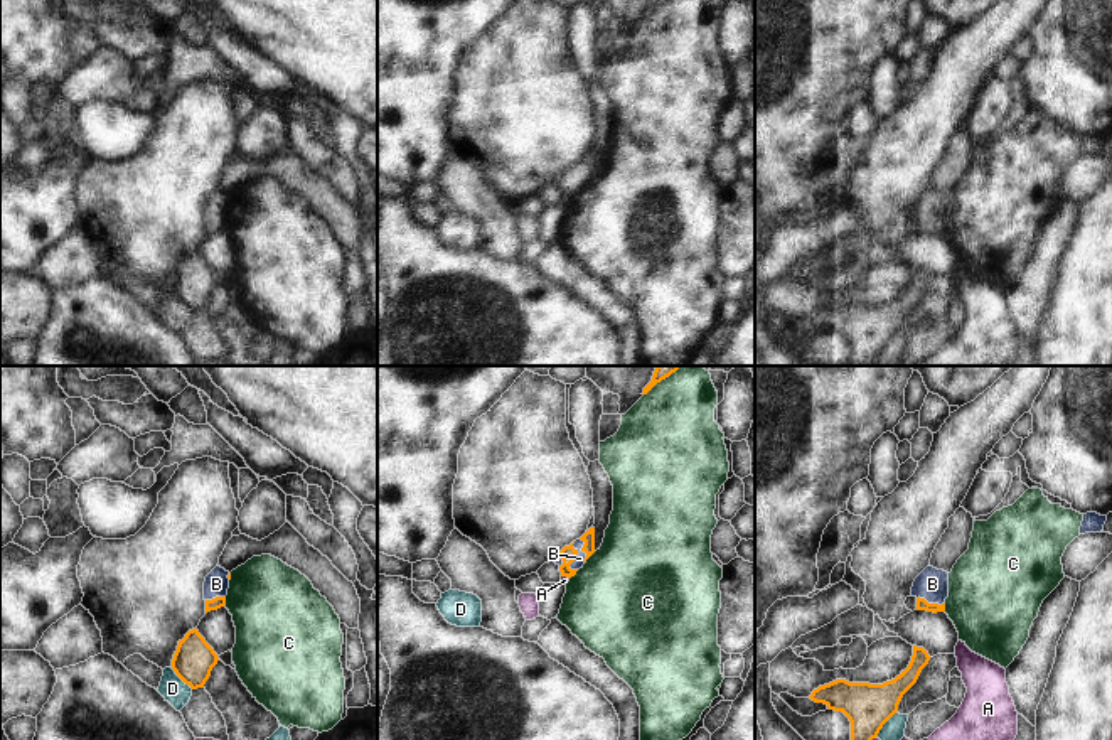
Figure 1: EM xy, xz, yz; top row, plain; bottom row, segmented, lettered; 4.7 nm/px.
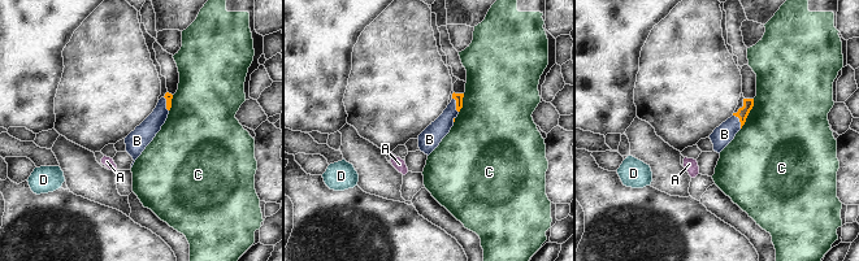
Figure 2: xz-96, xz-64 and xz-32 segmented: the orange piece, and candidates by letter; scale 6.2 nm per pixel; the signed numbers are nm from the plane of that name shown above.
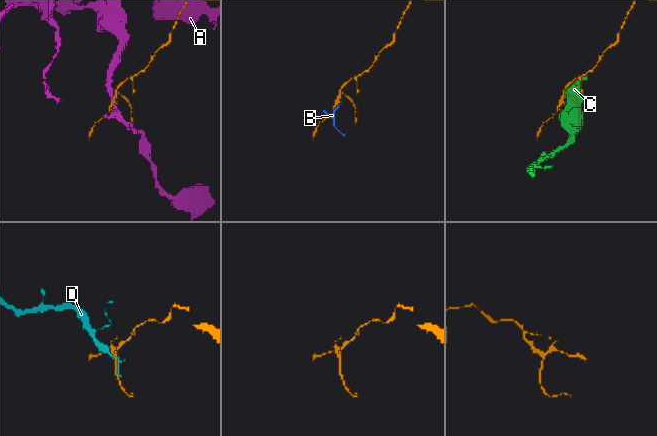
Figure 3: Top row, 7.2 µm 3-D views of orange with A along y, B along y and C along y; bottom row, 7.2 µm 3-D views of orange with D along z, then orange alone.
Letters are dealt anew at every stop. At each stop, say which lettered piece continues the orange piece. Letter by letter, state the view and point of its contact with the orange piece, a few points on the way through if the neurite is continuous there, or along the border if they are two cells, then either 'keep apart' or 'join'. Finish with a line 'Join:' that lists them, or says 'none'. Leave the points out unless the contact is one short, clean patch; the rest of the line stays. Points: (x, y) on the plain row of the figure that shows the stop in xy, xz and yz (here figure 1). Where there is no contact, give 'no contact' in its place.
A: contact yz (873, 359); keep apart
B: contact xz (577, 176); way xz (568, 176), (577, 176), (578, 184); join
C: contact xz (588, 179); keep apart
D: contact xy (181, 300); keep apart
Join: B

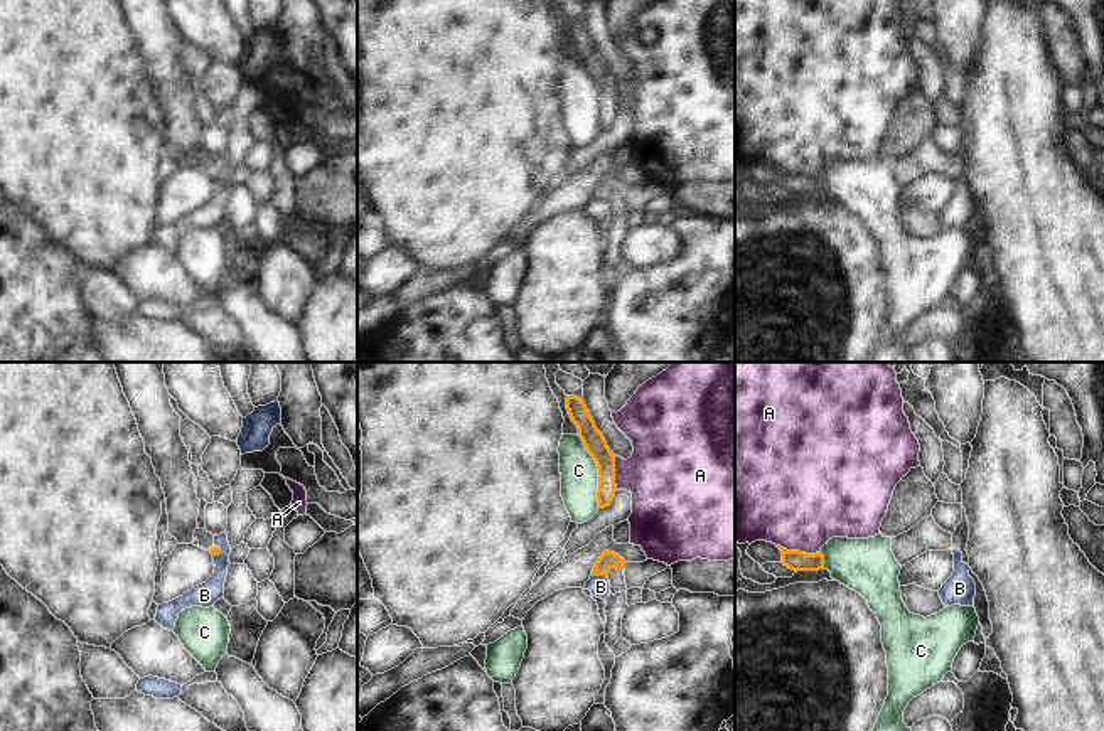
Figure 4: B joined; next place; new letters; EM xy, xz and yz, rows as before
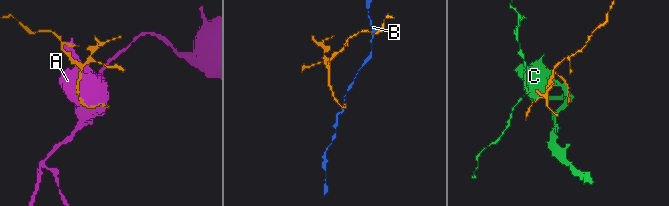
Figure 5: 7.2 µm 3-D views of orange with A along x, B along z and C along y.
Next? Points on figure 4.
A: contact yz (798, 174); keep apart
B: contact xz (599, 197); keep apart
C: contact xz (599, 95); keep apart
Join: none

